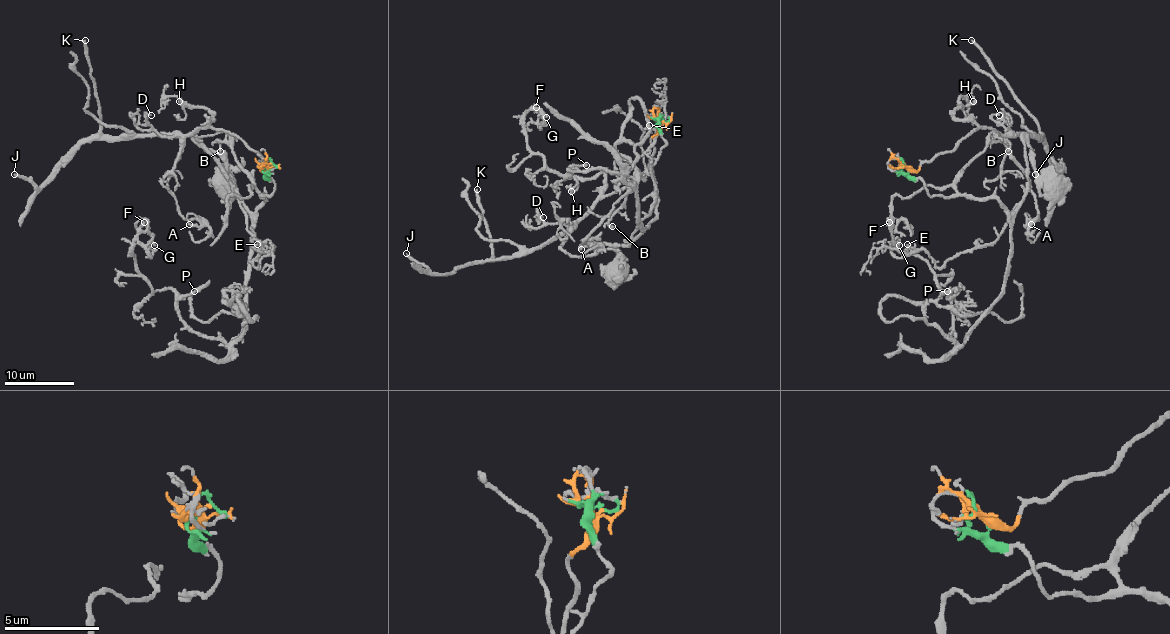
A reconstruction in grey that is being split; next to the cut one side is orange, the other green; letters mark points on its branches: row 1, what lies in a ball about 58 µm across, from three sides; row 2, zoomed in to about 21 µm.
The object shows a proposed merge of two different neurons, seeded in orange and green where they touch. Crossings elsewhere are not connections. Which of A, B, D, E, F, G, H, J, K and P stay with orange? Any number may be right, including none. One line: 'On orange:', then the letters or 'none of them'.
On orange: A, D, H, J, K

